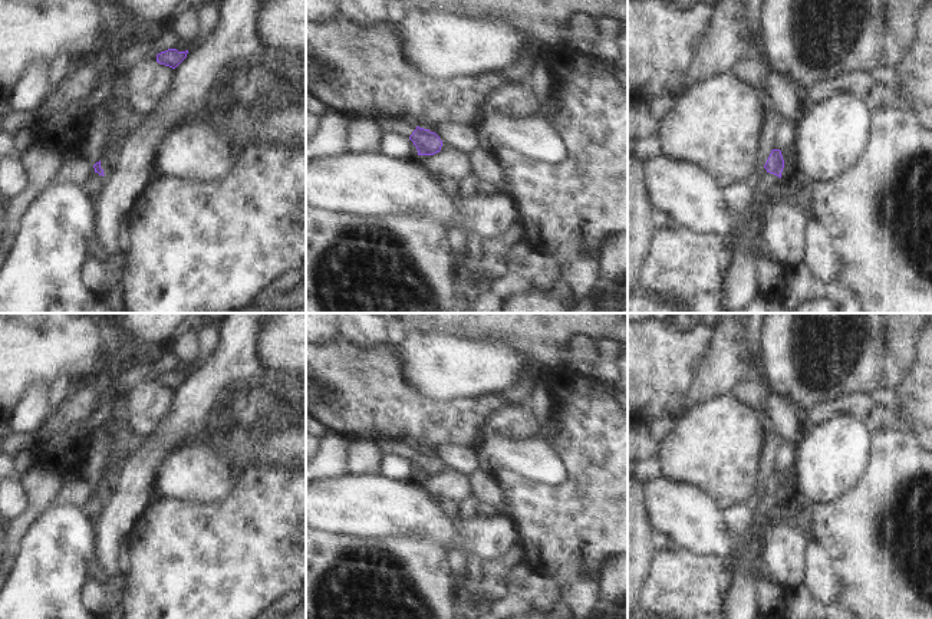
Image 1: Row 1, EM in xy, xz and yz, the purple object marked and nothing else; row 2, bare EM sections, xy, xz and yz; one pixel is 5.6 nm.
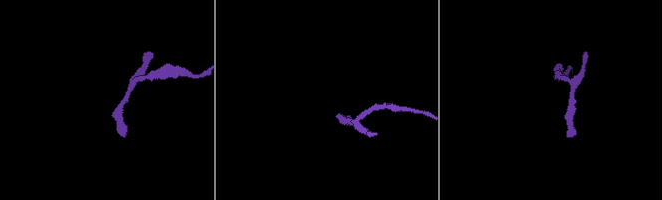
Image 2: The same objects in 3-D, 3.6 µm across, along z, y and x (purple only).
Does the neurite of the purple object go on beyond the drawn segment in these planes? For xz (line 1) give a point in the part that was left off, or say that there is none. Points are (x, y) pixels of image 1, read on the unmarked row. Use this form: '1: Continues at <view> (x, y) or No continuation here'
1: Continues at xz (398, 447)

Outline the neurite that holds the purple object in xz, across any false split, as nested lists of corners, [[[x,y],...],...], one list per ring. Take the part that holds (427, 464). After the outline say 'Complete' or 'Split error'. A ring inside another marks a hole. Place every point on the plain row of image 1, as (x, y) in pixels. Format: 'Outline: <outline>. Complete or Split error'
Outline: [[[376,439],[376,445],[383,454],[392,454],[409,460],[416,468],[418,477],[434,477],[441,473],[442,462],[435,454],[415,448],[406,439]]]. Split error

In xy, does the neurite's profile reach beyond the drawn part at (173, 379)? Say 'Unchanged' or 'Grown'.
Unchanged

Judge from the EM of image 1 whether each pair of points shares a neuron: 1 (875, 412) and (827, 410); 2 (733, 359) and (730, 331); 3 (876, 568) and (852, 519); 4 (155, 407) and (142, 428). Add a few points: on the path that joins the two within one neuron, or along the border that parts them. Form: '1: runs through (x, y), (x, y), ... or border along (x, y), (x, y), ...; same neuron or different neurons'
1: runs through (863, 407), (839, 407); same neuron
2: runs through (730, 352), (730, 338); same neuron
3: runs through (876, 556), (870, 537), (863, 530); same neuron
4: runs through (150, 412), (142, 422); same neuron

